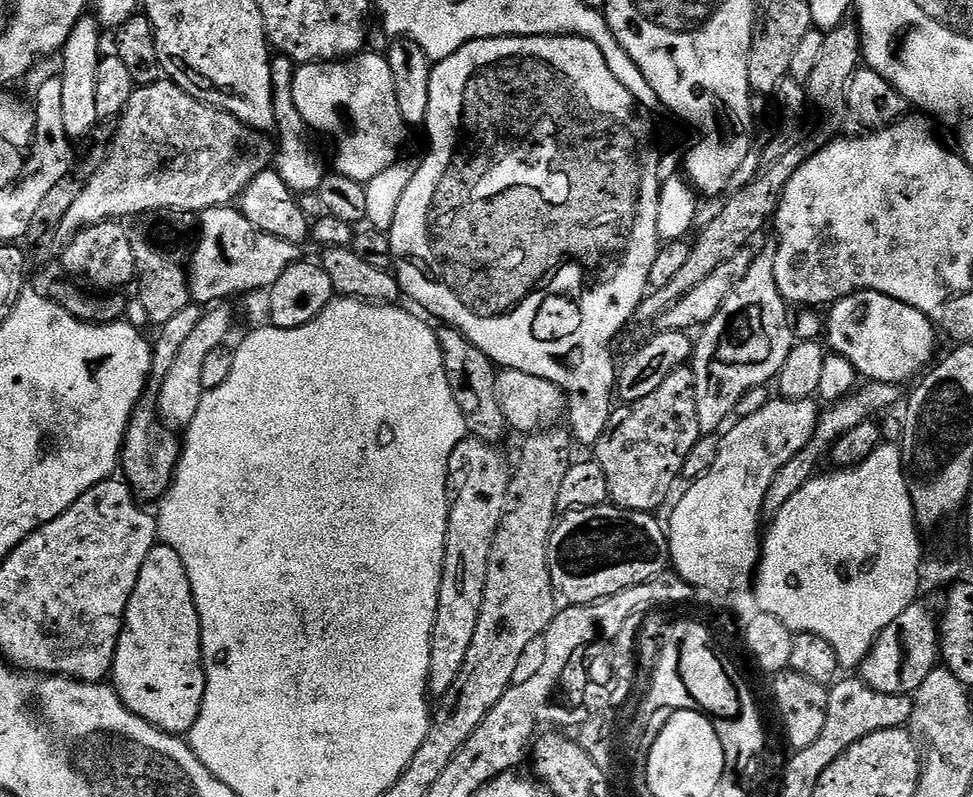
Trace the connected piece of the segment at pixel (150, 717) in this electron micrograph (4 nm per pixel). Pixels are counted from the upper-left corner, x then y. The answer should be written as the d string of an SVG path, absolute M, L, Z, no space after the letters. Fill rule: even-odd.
M157 543L150 554L146 554L146 562L142 562L134 594L130 594L128 609L124 615L124 629L120 631L110 683L120 695L120 700L130 711L138 714L138 718L172 736L183 737L191 732L194 722L198 722L202 698L206 694L204 655L200 649L200 619L186 566L182 566L182 558L178 558L178 554L170 550L170 546Z

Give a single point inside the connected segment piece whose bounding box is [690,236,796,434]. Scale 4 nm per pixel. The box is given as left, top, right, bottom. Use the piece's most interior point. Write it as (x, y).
(745, 345)

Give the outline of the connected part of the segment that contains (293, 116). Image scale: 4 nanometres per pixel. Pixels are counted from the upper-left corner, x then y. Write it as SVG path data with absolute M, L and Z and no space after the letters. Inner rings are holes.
M277 55L272 61L272 101L274 102L274 144L280 147L280 157L275 157L274 171L286 182L291 192L303 194L303 192L319 193L326 179L324 164L312 153L308 145L310 129L308 123L298 114L298 106L294 106L295 78L297 65L292 63L289 56Z

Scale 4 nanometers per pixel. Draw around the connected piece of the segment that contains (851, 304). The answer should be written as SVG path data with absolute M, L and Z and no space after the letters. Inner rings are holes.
M854 292L850 296L843 296L841 300L837 300L831 305L829 312L832 313L827 313L826 316L827 347L833 353L840 353L851 361L857 373L865 381L881 380L887 384L903 385L904 380L910 379L911 376L919 377L933 363L932 355L936 352L937 329L926 314L906 306L901 300L895 300L881 292Z

